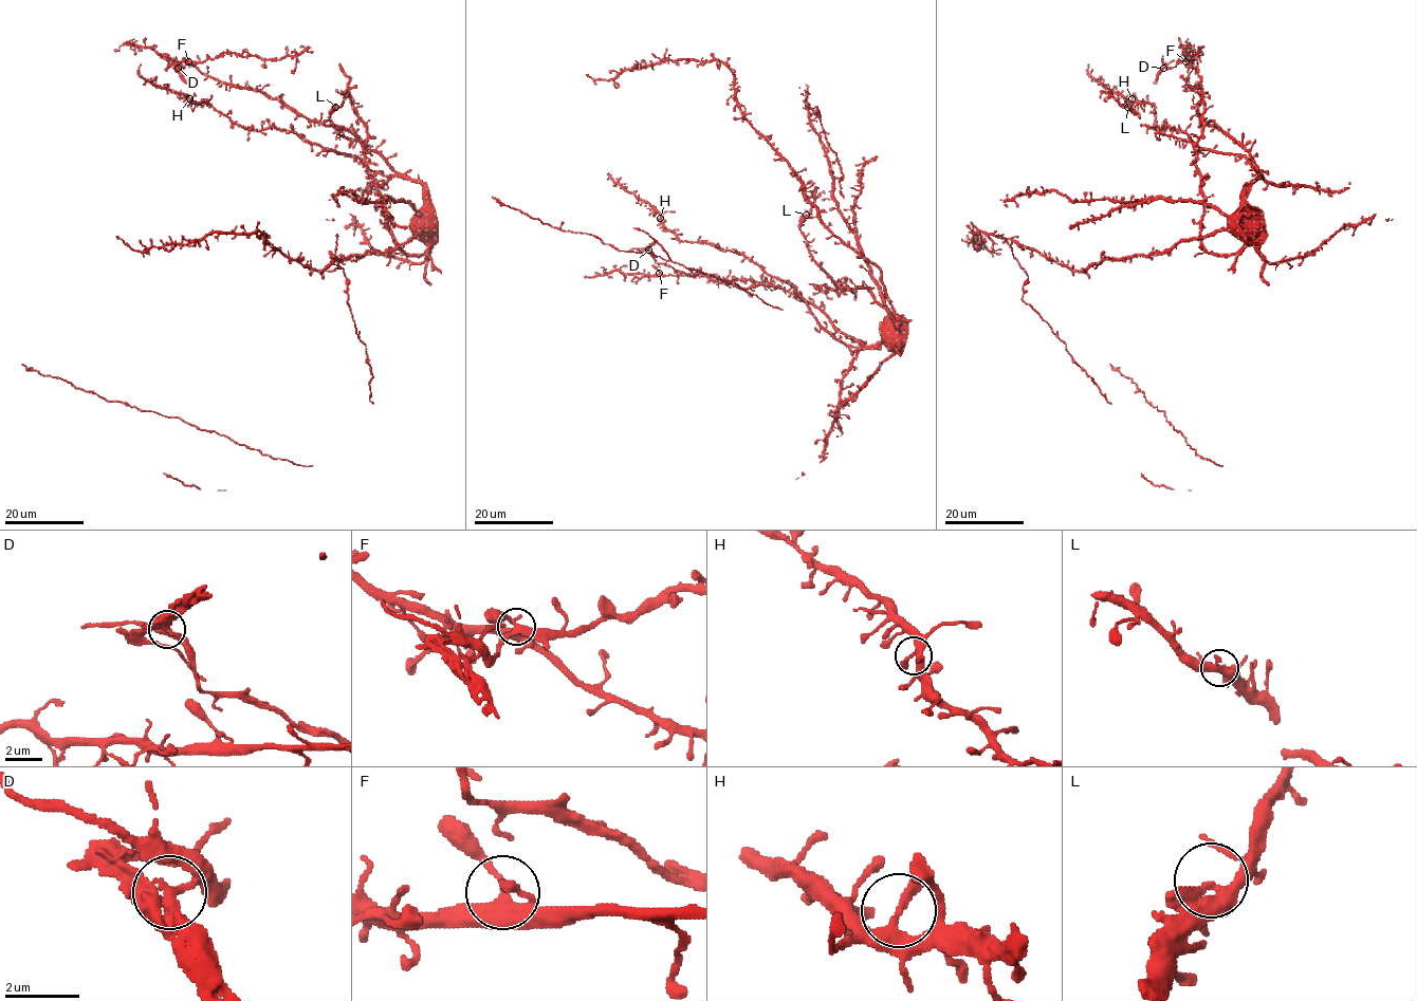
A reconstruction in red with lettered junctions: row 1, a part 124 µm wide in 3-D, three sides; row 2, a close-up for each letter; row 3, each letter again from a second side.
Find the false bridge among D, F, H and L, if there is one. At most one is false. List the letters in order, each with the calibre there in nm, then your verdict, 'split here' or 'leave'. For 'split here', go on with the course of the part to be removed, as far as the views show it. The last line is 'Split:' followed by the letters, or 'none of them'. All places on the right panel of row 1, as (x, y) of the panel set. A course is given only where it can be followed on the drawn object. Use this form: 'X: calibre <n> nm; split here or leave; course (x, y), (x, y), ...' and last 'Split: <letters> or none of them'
D: calibre 240 nm; split here
F: calibre 300 nm; leave
H: calibre 260 nm; leave
L: calibre 360 nm; leave
Split: D

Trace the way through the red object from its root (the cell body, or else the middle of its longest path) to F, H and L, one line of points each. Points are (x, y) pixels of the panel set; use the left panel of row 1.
F: (426, 221), (423, 187), (400, 177), (352, 132), (300, 116), (259, 92), (219, 81), (188, 61)
H: (426, 221), (419, 183), (376, 173), (353, 155), (325, 150), (284, 129), (245, 129), (189, 98)
L: (426, 221), (431, 212), (435, 216), (428, 248), (406, 254), (386, 222), (365, 147), (330, 125), (335, 107)

